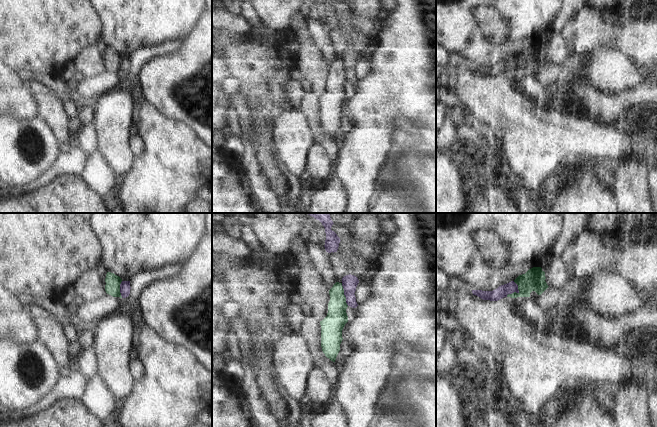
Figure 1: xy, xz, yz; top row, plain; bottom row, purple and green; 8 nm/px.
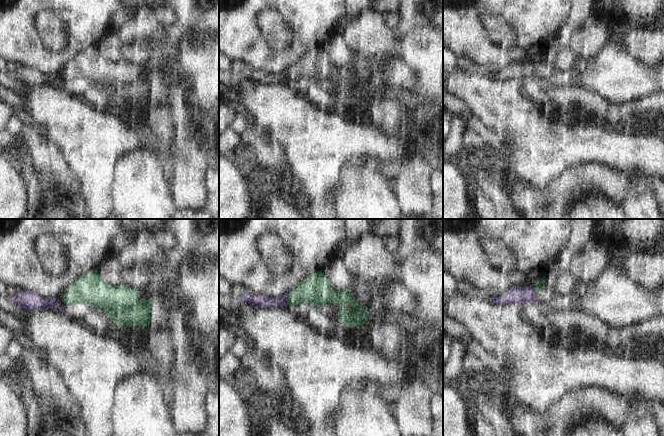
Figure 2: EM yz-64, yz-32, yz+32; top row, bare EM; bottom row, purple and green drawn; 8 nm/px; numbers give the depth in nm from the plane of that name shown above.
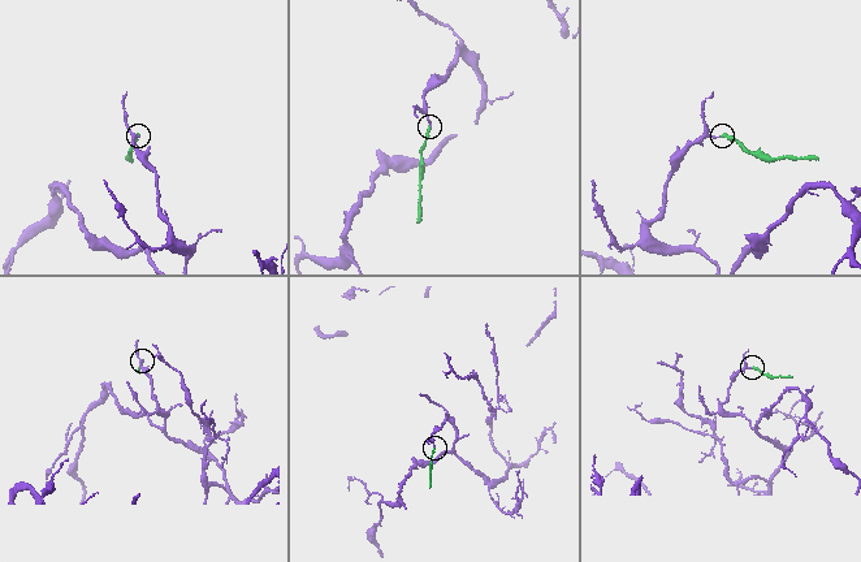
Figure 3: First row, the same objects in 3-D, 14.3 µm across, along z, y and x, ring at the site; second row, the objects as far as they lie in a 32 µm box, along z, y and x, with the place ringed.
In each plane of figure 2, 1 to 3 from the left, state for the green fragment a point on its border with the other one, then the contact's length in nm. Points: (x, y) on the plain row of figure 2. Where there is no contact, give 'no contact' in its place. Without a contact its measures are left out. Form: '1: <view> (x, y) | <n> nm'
1: no contact
2: yz-32 (286, 75) | 80 nm
3: yz+32 (533, 65) | 80 nm

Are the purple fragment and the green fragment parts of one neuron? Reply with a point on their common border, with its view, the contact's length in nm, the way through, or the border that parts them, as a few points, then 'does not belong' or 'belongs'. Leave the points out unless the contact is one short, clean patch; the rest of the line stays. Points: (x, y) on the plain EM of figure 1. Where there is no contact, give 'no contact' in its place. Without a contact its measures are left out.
meets purple in yz at (517, 68); contact 140 nm long; border along yz (514, 57), (518, 67), (509, 69), (506, 72); does not belong

